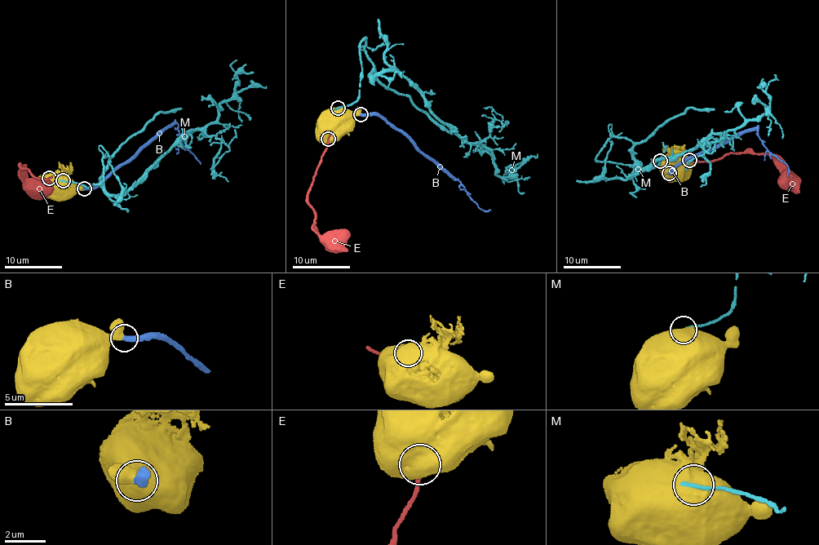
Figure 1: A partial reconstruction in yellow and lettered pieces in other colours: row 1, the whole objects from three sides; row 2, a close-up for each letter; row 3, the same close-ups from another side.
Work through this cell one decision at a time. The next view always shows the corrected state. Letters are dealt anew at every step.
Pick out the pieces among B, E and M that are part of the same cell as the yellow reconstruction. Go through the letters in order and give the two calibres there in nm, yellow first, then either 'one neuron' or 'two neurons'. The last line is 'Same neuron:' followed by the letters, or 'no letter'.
B: 500 nm thick on the yellow side, 380 nm on the other; one neuron
E: 1200 nm thick on the yellow side, 220 nm on the other; two neurons
M: 1050 nm thick on the yellow side, 190 nm on the other; two neurons
Same neuron: B

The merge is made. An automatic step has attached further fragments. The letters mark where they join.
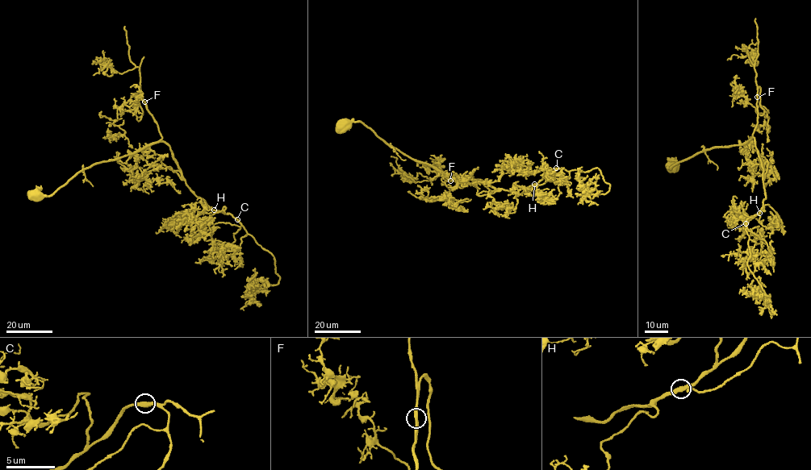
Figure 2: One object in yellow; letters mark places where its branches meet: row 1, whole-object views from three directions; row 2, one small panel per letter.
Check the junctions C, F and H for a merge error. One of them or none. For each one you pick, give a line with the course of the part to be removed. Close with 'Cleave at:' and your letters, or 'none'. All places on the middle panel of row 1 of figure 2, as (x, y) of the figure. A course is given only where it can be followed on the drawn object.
Cleave at: none

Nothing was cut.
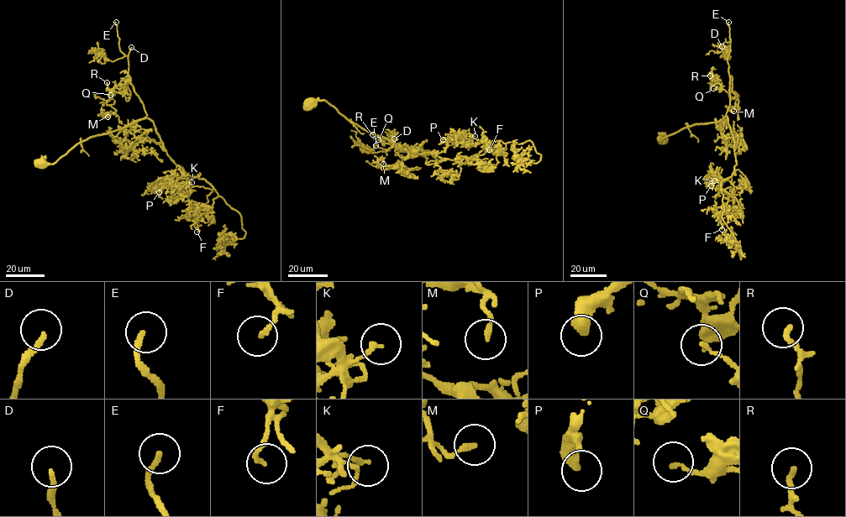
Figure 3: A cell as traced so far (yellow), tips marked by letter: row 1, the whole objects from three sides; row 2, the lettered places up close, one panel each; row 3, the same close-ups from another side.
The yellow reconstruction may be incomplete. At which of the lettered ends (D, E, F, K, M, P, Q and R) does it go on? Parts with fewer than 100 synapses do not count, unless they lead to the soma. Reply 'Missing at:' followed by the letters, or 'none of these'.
Missing at: D, E

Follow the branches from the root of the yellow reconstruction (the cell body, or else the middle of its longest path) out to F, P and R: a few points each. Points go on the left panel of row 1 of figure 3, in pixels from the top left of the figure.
F: (40, 164), (55, 164), (90, 137), (144, 129), (218, 193), (210, 208), (197, 211), (197, 232)
P: (40, 164), (54, 164), (80, 142), (129, 125), (144, 129), (176, 164), (200, 178), (170, 180), (159, 192)
R: (40, 164), (54, 164), (80, 142), (146, 116), (128, 77), (128, 101), (126, 87), (109, 91), (107, 82)

